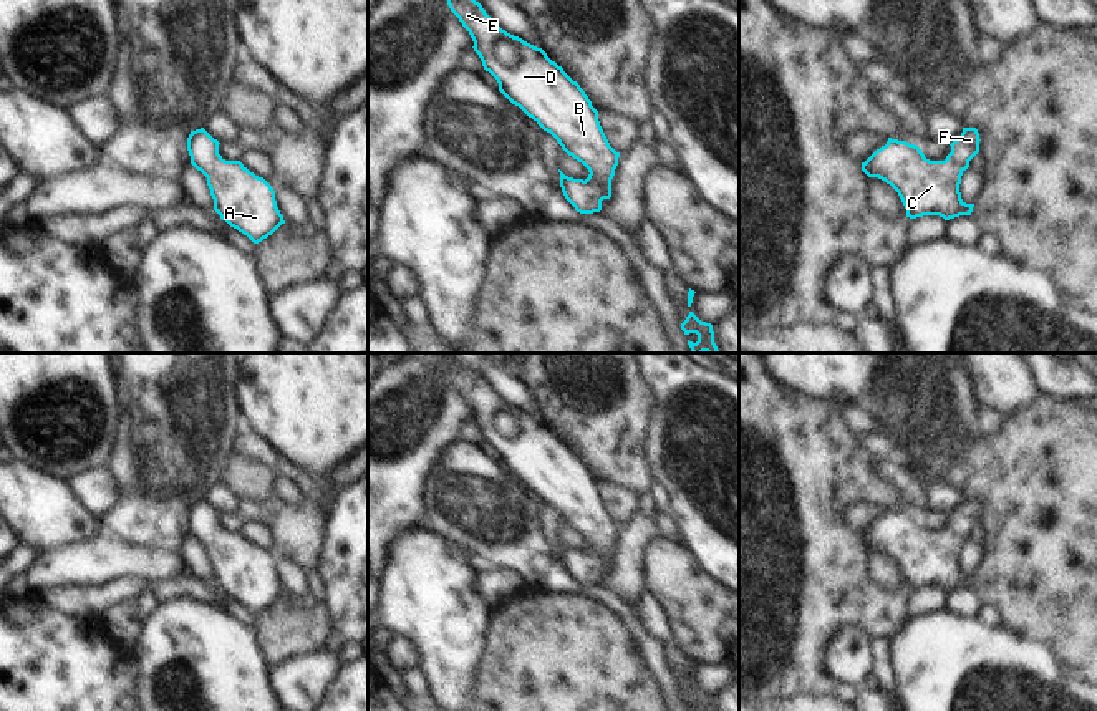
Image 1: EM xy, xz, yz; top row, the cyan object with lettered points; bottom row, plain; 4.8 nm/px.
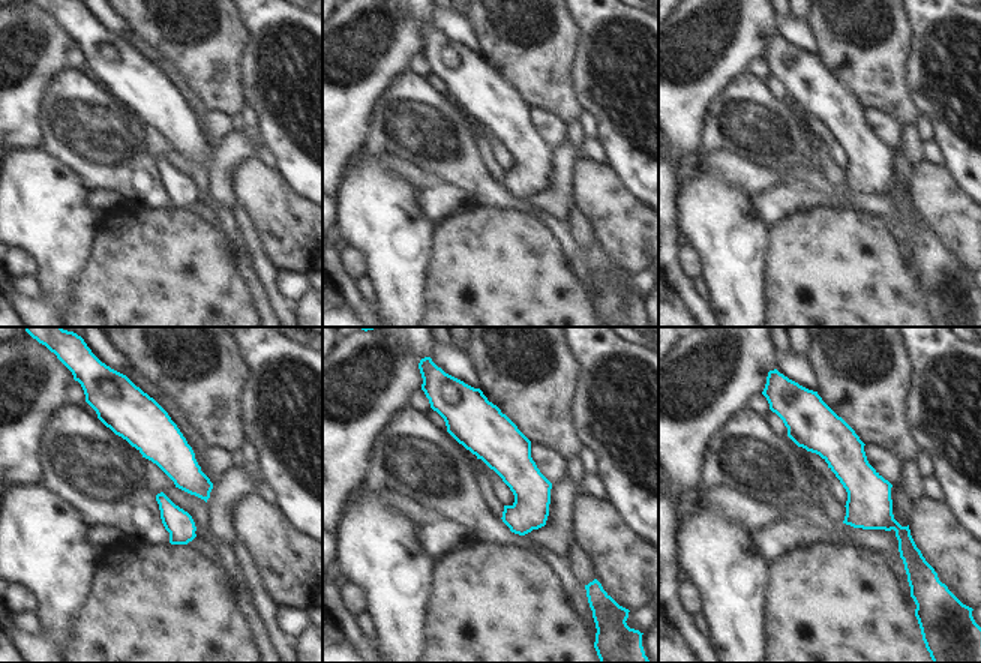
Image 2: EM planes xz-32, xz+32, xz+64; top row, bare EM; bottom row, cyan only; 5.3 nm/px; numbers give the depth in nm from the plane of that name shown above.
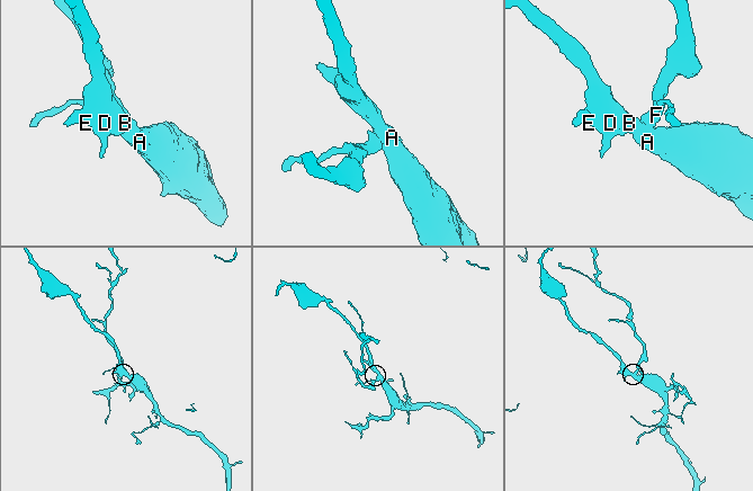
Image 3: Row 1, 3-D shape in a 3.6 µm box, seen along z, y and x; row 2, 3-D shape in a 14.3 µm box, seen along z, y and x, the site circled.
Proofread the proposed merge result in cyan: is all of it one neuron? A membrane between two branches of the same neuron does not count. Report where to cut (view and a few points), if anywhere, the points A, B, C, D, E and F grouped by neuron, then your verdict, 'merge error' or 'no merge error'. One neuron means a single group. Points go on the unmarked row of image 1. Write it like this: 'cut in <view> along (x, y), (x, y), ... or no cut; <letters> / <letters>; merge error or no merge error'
no cut; A B C D E F; no merge error

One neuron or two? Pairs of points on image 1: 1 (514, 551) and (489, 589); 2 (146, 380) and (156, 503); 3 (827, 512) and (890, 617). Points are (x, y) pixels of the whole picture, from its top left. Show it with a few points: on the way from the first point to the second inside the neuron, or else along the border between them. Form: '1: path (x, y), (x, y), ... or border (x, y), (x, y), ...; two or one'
1: border (478, 569), (511, 570), (526, 582); two
2: path (156, 410), (156, 473); one
3: path (827, 539), (827, 554), (864, 590); one

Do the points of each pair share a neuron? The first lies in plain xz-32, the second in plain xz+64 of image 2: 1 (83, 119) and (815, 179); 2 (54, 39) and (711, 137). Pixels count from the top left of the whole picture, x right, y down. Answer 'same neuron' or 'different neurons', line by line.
1: same neuron
2: different neurons

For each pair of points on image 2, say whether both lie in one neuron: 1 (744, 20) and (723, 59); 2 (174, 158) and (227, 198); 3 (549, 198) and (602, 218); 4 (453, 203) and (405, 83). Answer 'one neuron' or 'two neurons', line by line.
1: one neuron
2: two neurons
3: two neurons
4: two neurons

